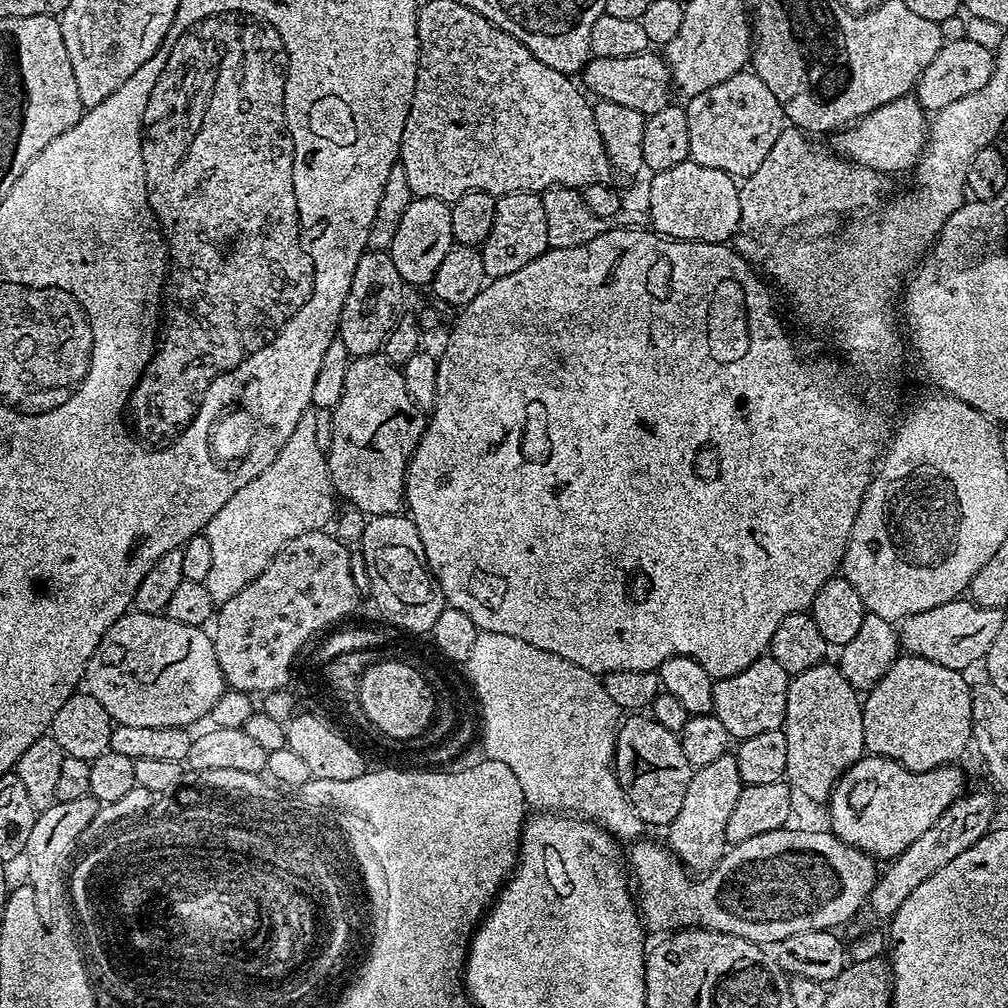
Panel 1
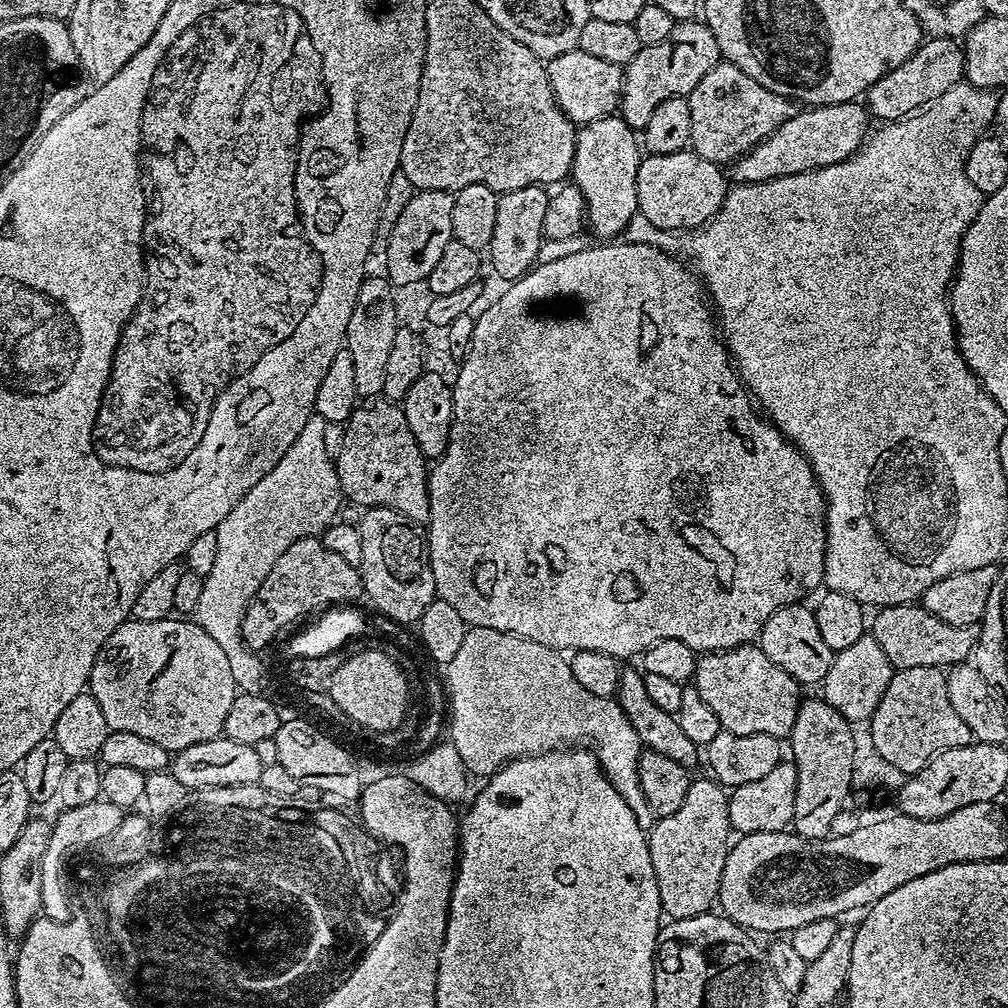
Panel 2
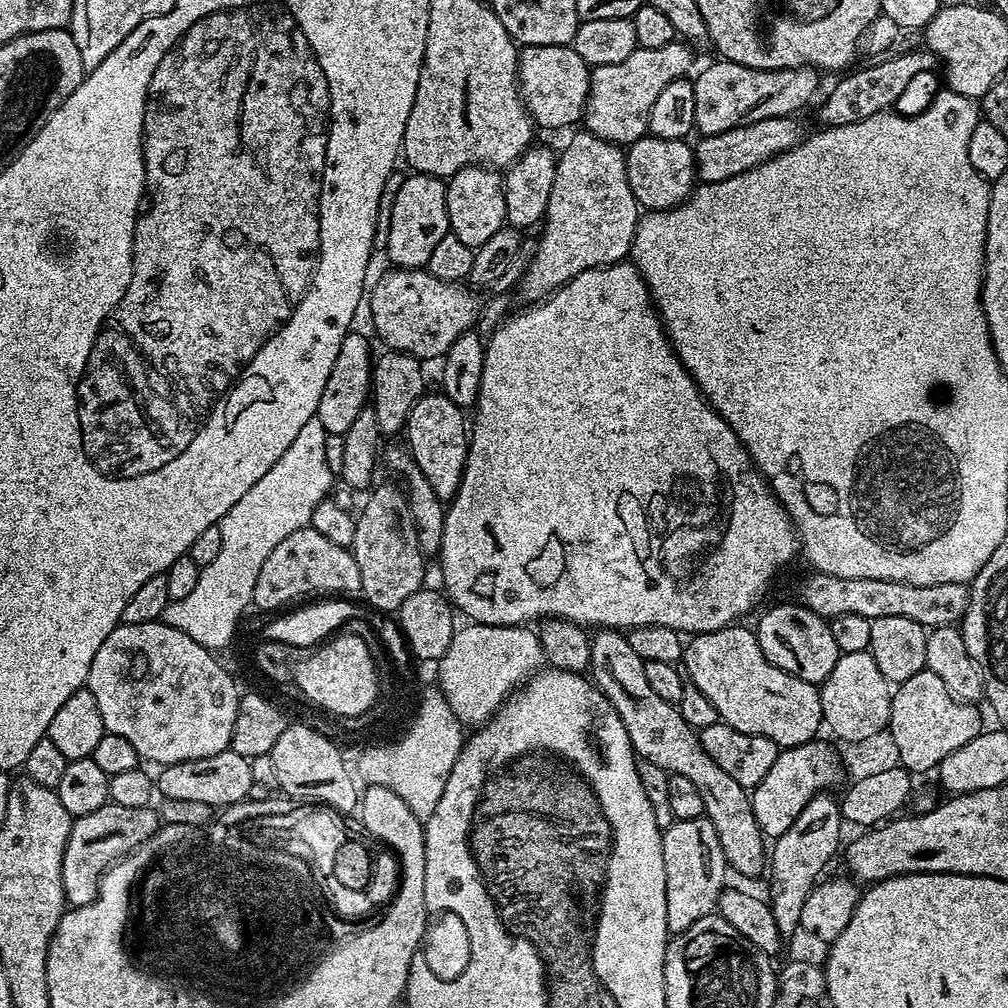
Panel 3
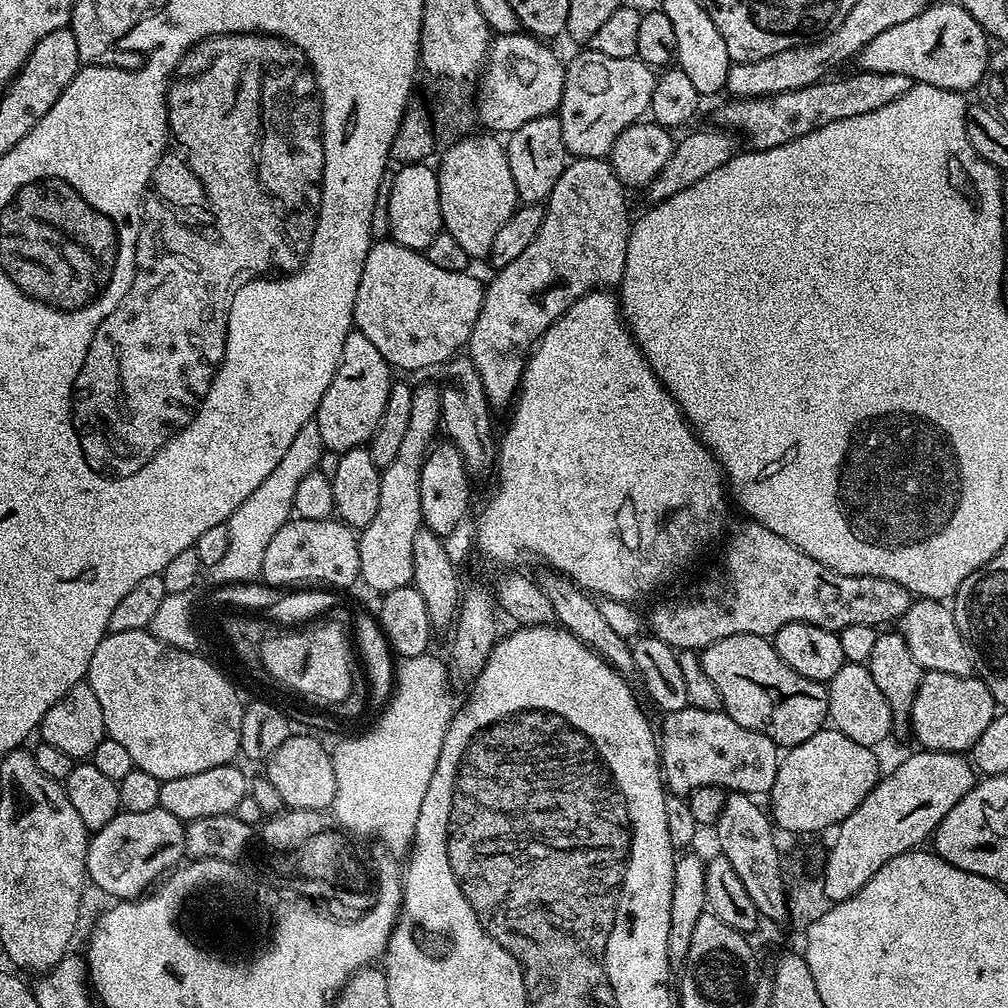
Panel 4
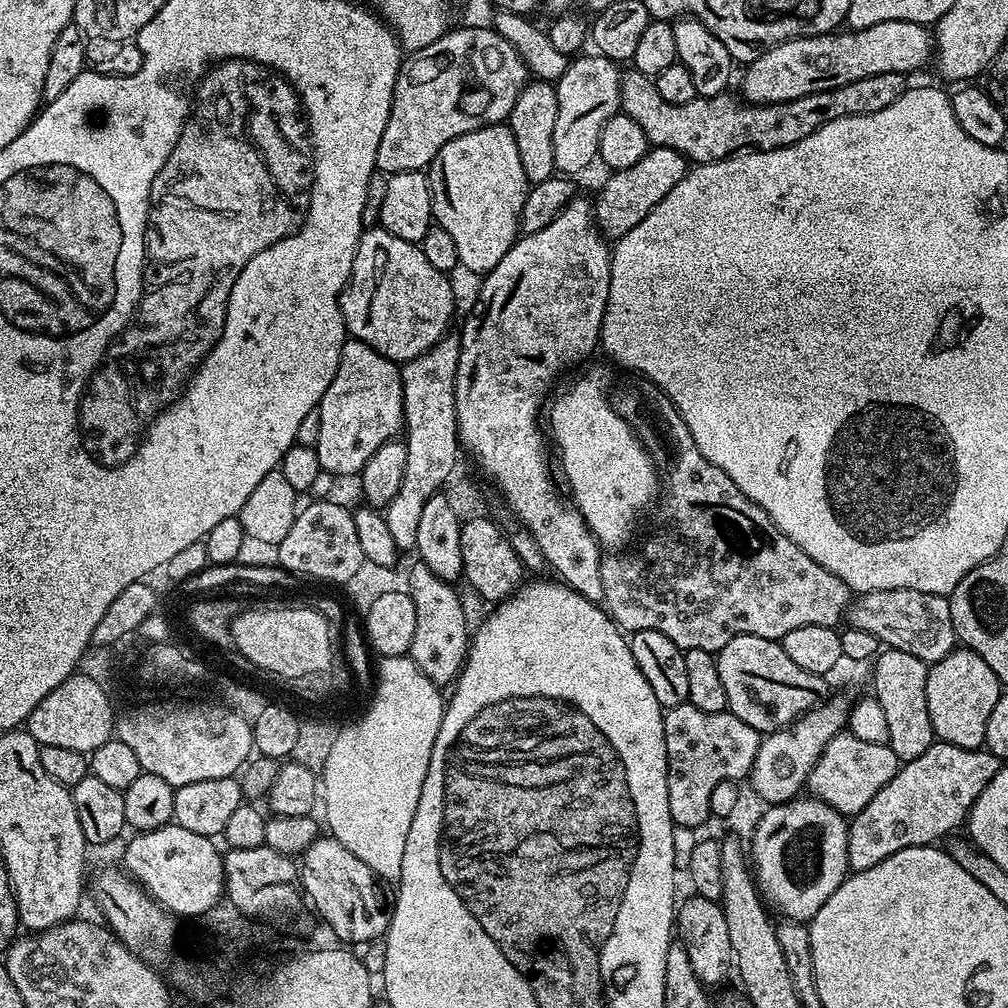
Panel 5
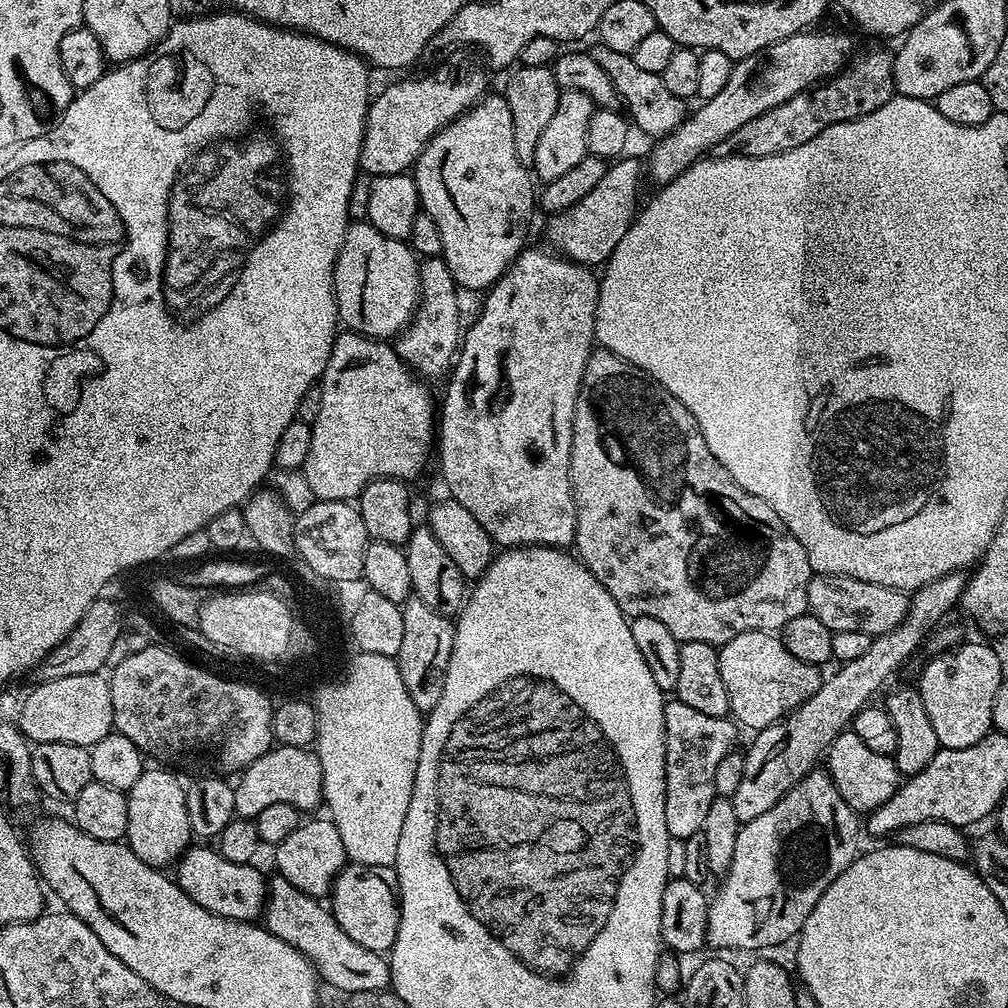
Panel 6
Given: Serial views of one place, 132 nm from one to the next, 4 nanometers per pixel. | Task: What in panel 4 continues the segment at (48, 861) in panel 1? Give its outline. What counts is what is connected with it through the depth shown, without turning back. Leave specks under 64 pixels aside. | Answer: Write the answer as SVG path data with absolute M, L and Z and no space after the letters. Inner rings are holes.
M161 807L146 814L122 810L106 826L91 833L86 858L88 880L96 883L106 895L116 896L112 898L139 898L169 869L181 863L183 852L186 852L185 821L174 818L174 814Z

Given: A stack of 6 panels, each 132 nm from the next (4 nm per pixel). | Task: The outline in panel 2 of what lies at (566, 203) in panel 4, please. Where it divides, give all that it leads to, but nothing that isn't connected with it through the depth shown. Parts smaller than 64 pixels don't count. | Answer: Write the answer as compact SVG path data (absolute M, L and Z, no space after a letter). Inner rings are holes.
M619 114L603 116L589 124L579 125L570 180L581 191L582 198L587 204L586 224L589 229L592 227L593 233L591 232L591 235L593 237L596 235L597 241L608 242L619 237L630 222L630 218L637 215L638 186L636 179L638 178L638 166L641 159L641 141L632 127L624 121L623 116Z

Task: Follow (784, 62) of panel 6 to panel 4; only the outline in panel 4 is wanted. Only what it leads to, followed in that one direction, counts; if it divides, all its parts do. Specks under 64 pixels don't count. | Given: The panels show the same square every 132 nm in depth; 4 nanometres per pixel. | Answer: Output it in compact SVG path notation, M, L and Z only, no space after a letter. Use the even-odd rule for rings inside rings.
M959 2L952 4L936 4L924 9L918 18L910 18L910 22L898 22L898 26L890 26L890 30L882 30L878 38L868 43L859 54L858 64L863 71L878 74L906 74L917 84L938 86L951 92L971 93L972 87L979 85L988 73L988 57L990 55L990 37L978 26L978 22Z

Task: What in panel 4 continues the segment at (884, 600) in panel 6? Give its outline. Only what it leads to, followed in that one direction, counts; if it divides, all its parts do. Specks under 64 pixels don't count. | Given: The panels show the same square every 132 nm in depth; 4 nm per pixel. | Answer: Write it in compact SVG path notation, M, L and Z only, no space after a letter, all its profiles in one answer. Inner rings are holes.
M913 599L910 610L902 614L898 622L900 637L910 646L910 654L914 654L914 662L929 672L945 672L955 676L971 676L977 667L978 660L972 648L962 638L958 626L954 622L951 607L942 600Z

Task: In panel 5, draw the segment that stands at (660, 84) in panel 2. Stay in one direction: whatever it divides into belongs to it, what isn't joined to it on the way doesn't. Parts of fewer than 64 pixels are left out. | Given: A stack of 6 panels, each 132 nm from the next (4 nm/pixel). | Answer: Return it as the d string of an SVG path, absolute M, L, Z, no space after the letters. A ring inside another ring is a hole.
M580 54L569 63L560 80L555 81L558 94L558 118L554 121L554 166L560 174L580 172L598 156L600 128L620 107L621 69L605 56Z

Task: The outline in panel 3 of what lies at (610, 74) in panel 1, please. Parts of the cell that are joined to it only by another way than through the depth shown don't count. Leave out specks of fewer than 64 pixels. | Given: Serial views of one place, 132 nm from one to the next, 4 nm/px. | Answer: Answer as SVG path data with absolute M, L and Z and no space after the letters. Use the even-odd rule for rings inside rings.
M529 44L519 49L518 55L520 95L524 97L524 107L528 109L533 121L544 128L568 128L571 124L579 125L590 94L592 73L589 64L566 44Z

